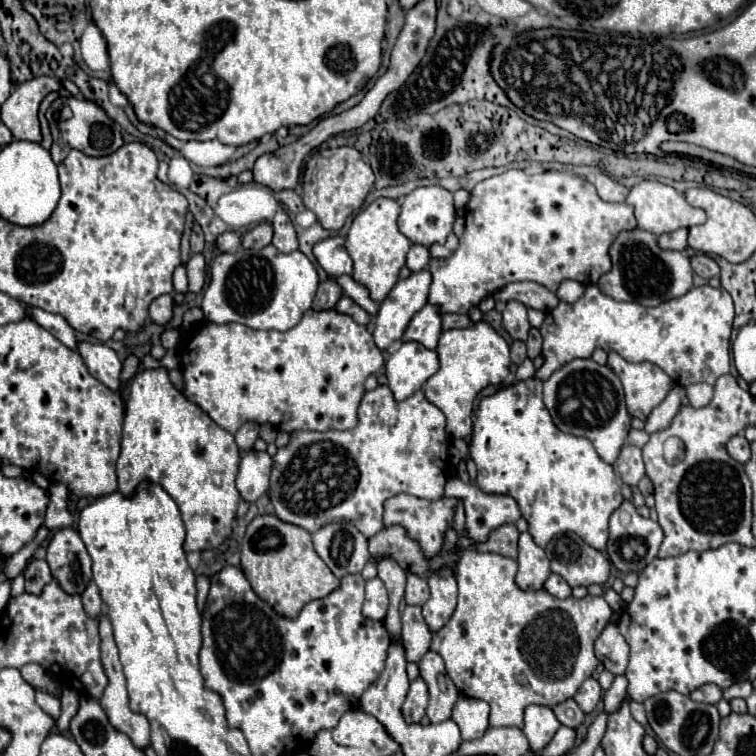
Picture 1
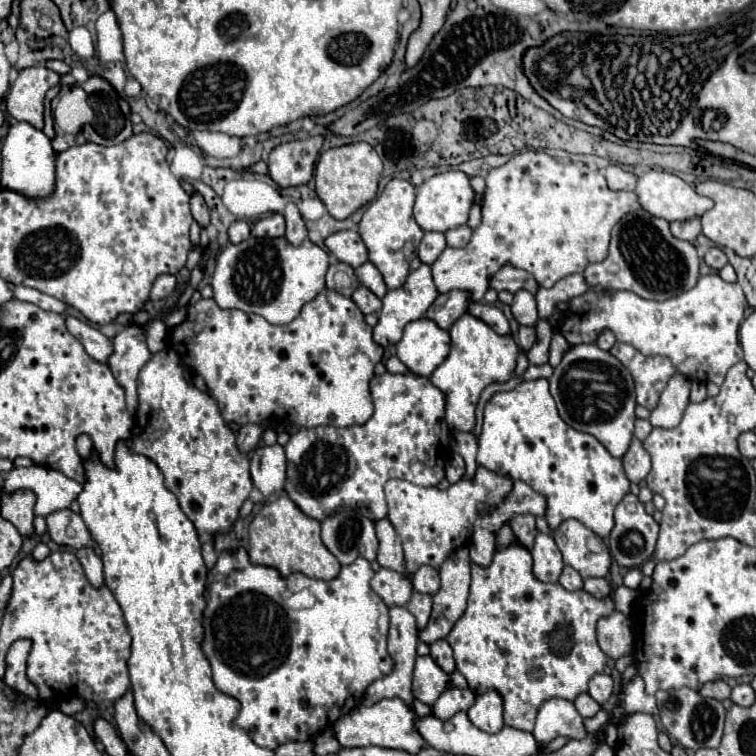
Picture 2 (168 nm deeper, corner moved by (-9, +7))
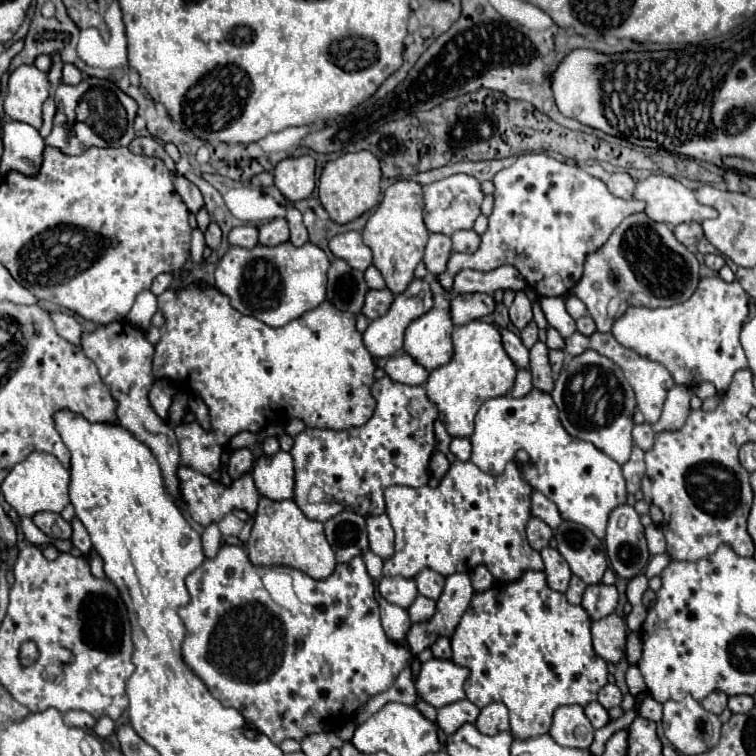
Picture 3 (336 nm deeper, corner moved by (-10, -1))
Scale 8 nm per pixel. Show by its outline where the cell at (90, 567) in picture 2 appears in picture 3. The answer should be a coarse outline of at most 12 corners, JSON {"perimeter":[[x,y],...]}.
{"perimeter":[[78,519],[72,521],[72,545],[90,557],[92,543],[84,525]]}

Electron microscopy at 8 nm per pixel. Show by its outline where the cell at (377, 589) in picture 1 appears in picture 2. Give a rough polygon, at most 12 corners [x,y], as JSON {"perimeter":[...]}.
{"perimeter":[[393,569],[371,579],[373,591],[387,607],[407,605],[413,585]]}

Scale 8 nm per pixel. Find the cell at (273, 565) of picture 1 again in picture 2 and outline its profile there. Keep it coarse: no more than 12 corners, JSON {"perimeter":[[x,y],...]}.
{"perimeter":[[287,497],[267,501],[249,525],[249,557],[335,579],[339,561],[321,525]]}

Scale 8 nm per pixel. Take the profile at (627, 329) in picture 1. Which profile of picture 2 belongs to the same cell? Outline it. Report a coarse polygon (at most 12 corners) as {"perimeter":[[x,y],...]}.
{"perimeter":[[719,275],[663,303],[591,287],[561,333],[603,329],[721,385],[743,359],[747,299]]}

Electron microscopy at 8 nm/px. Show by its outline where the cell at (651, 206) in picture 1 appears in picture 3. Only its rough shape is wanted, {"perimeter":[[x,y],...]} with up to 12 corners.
{"perimeter":[[668,175],[638,181],[634,197],[672,227],[718,215]]}

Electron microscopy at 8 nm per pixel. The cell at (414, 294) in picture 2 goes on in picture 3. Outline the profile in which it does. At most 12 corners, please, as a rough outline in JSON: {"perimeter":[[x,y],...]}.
{"perimeter":[[414,279],[362,337],[374,357],[400,353],[406,327],[434,307]]}

